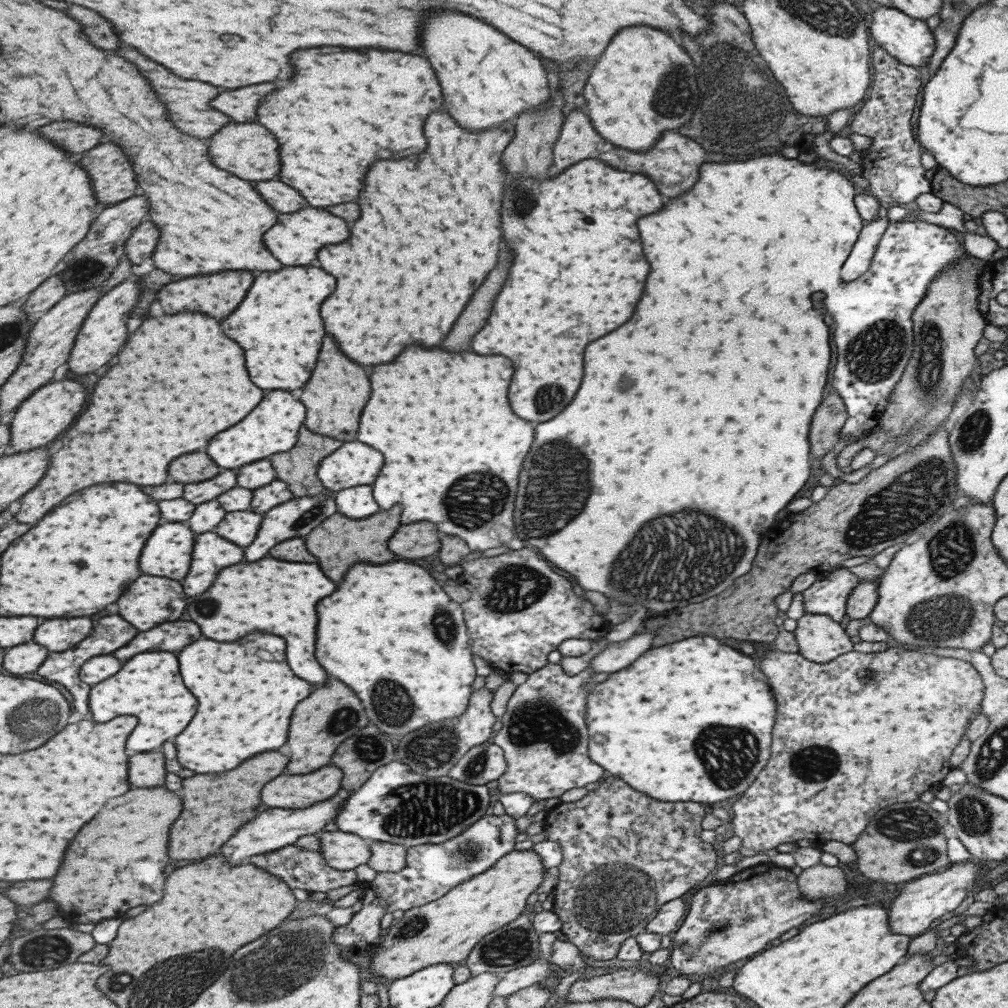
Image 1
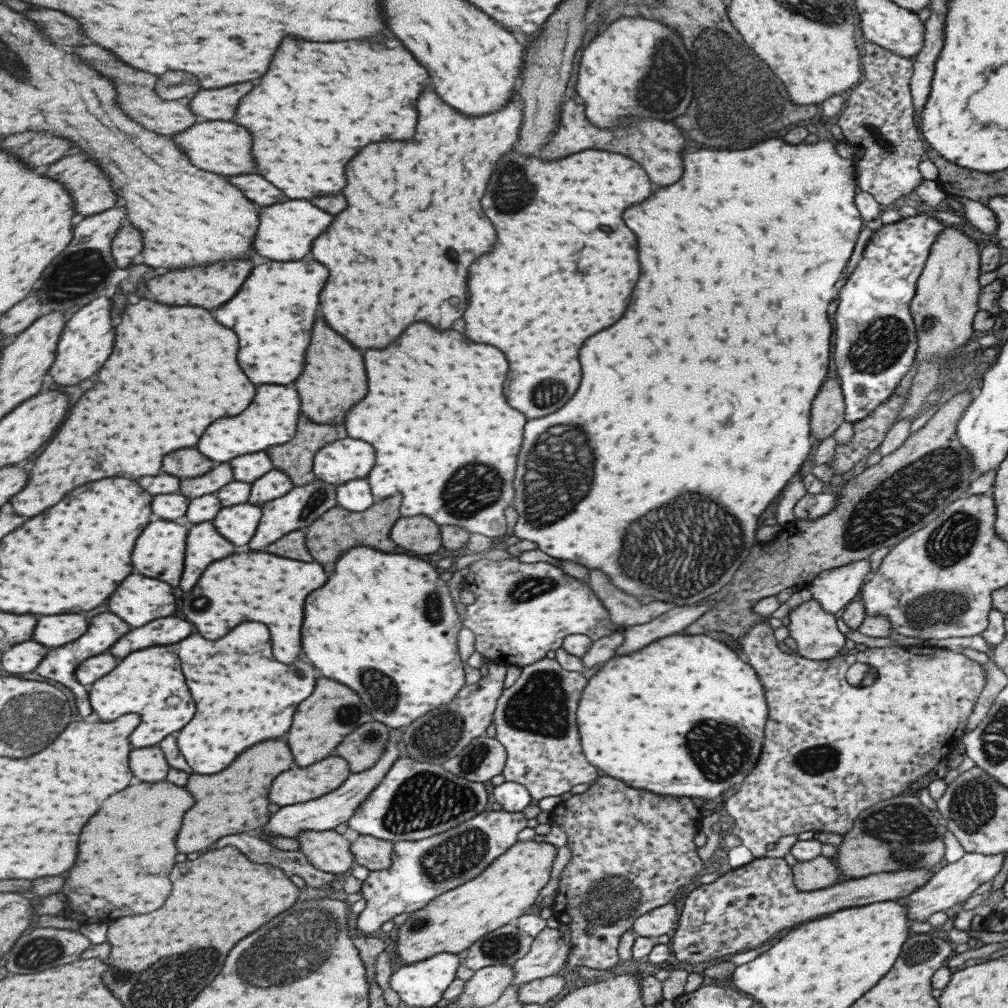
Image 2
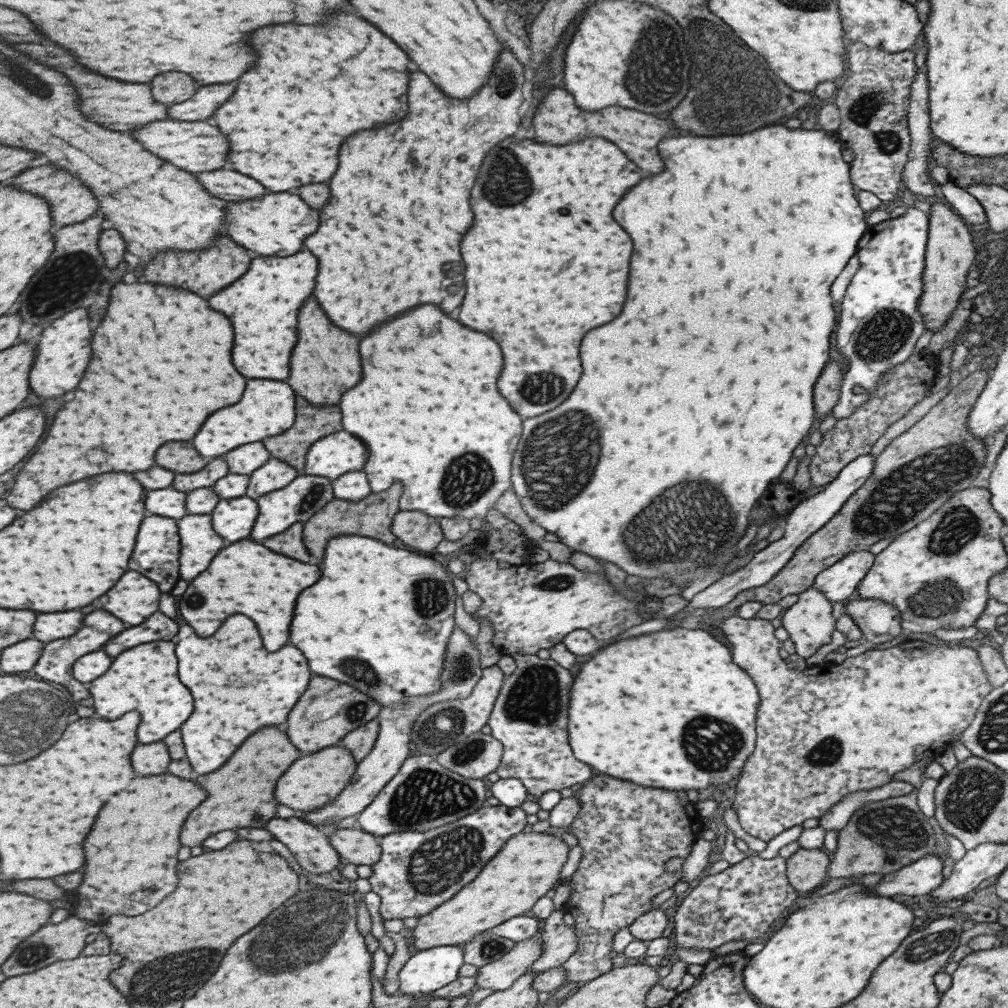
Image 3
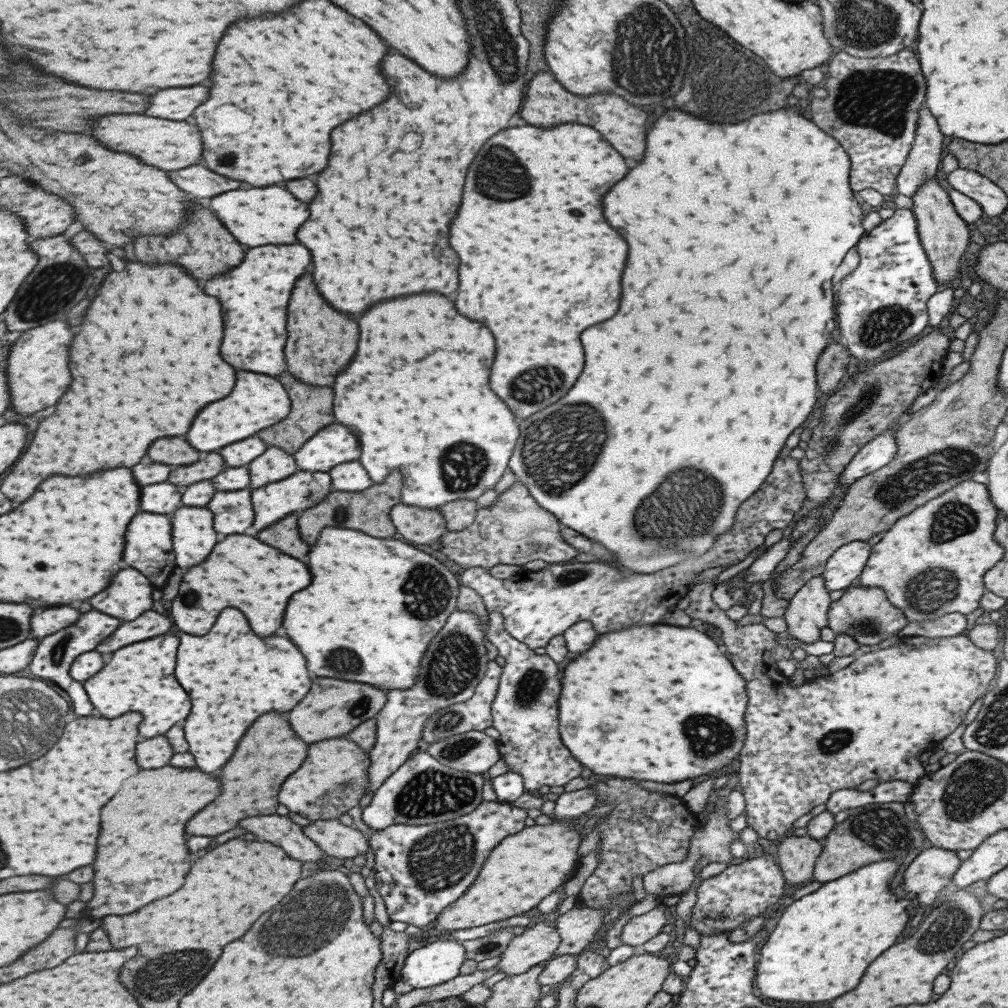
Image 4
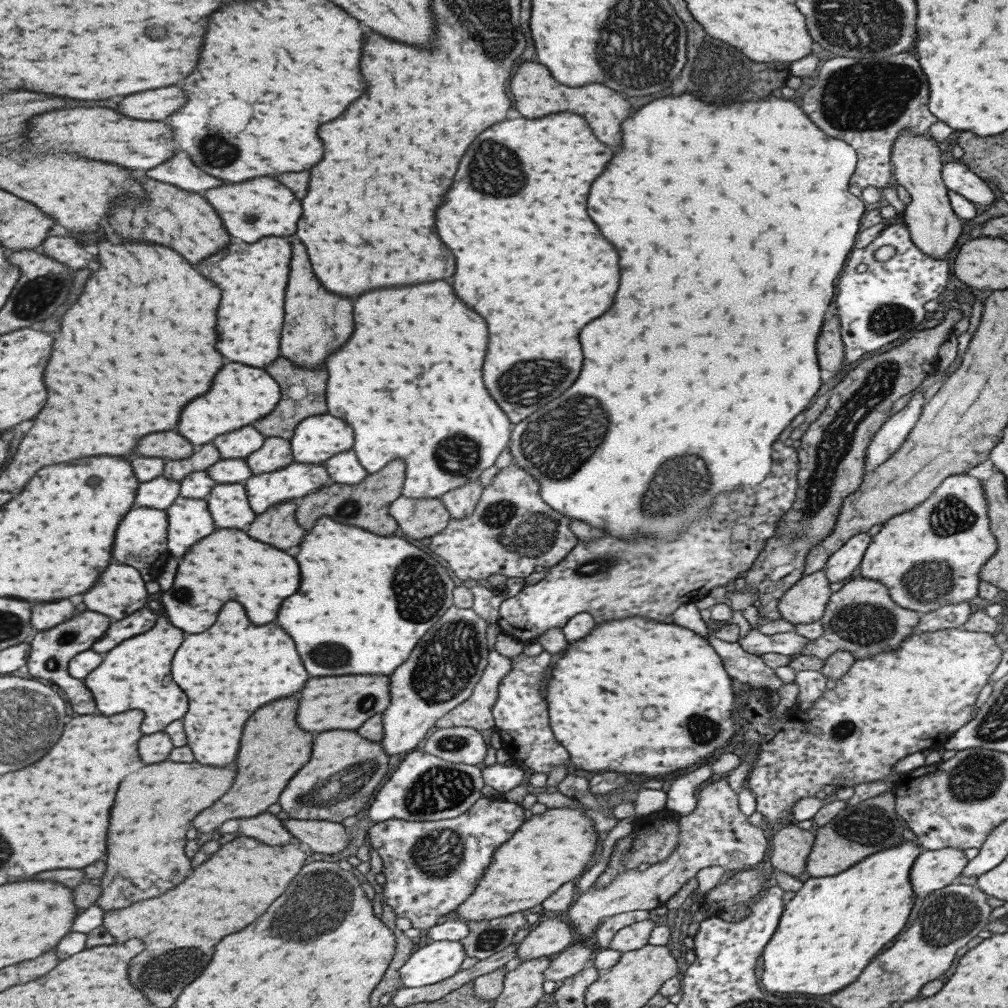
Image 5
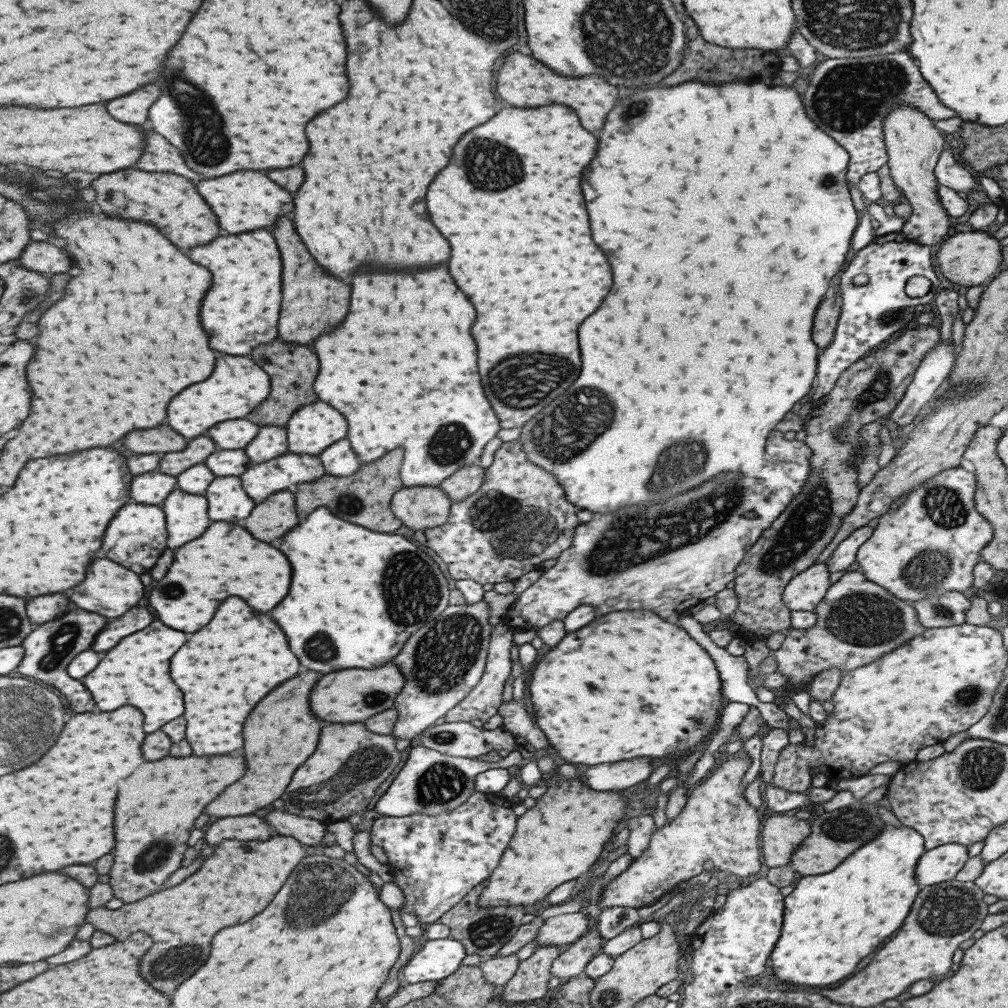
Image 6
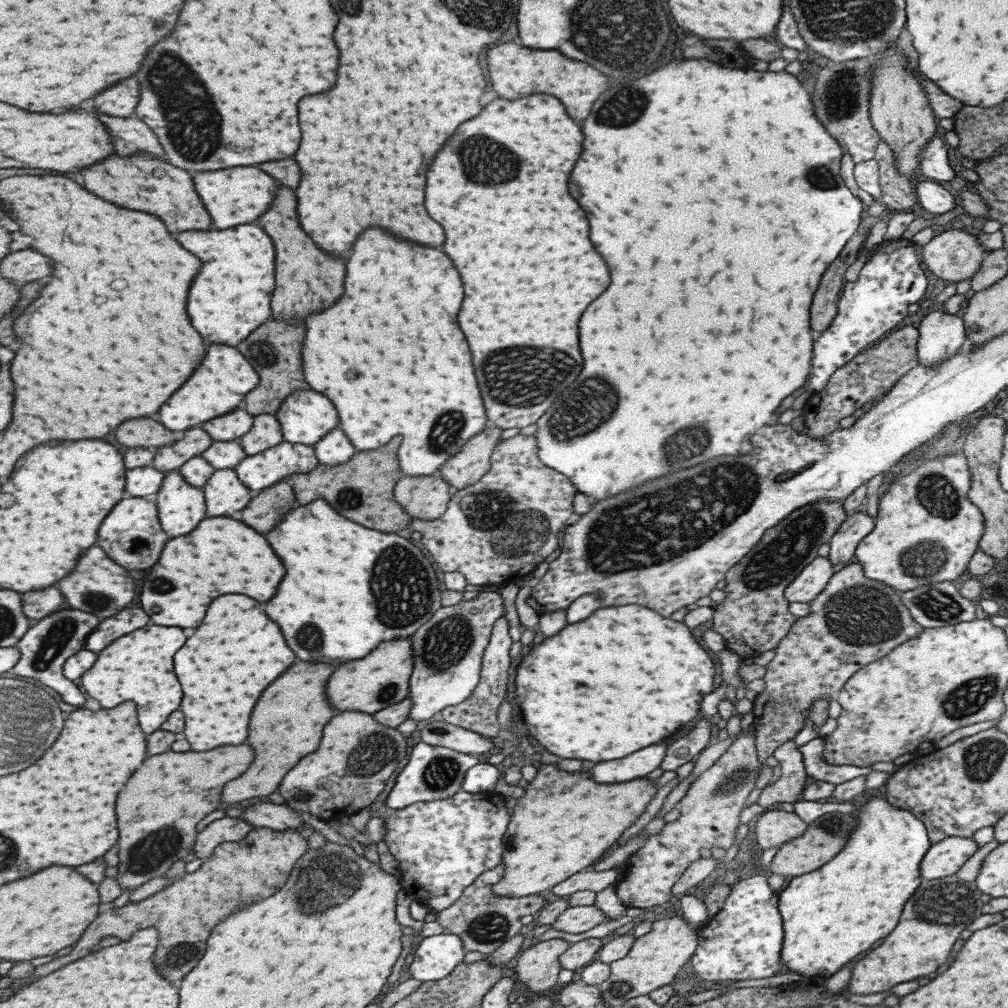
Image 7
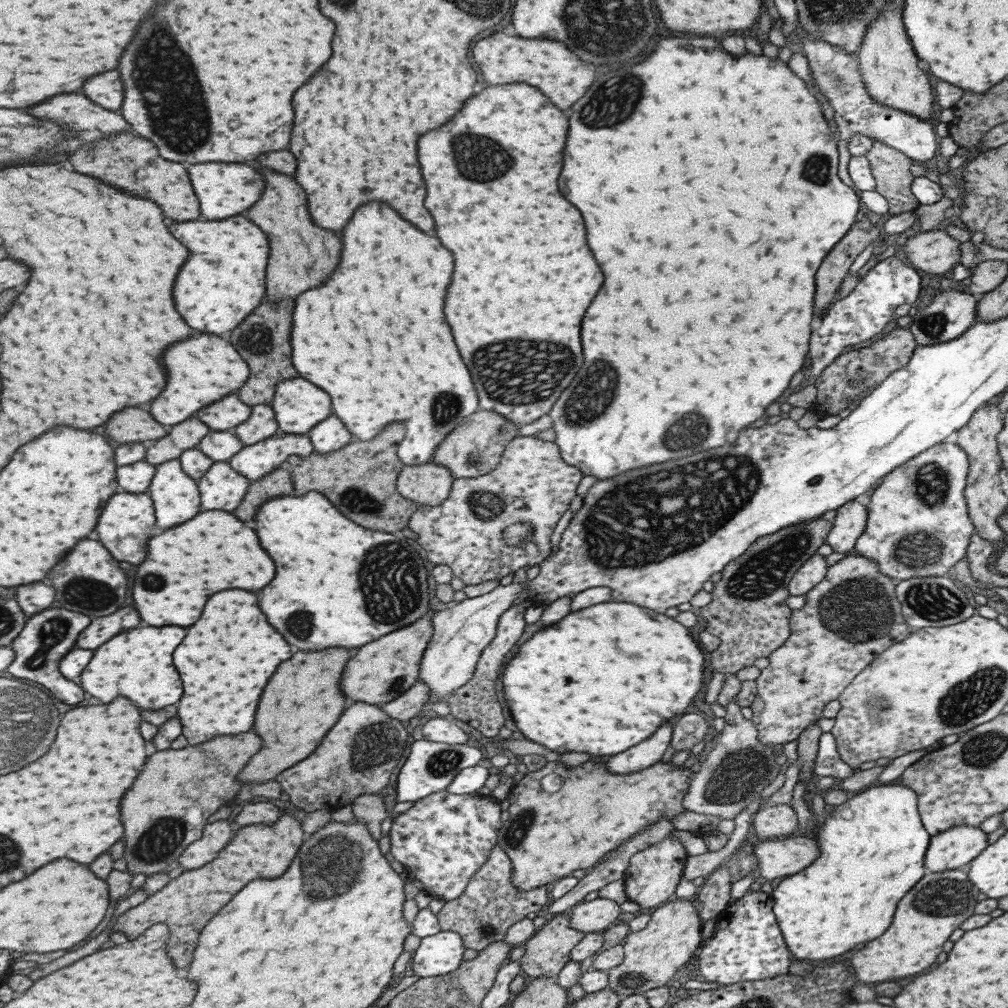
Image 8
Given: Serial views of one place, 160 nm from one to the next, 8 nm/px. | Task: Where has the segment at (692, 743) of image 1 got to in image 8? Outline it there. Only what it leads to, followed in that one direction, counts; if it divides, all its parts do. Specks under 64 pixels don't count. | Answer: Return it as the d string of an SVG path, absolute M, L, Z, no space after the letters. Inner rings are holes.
M601 602L569 612L561 622L535 632L523 642L501 672L501 692L509 716L519 732L557 752L619 754L645 740L655 728L677 714L683 714L703 682L705 656L673 617L649 612L635 604Z

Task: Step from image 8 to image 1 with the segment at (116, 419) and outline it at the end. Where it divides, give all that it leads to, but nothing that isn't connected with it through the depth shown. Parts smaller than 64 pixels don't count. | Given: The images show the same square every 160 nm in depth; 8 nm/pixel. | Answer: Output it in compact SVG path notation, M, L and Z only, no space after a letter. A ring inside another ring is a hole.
M193 452L179 456L177 460L169 462L167 474L175 482L198 483L213 478L219 474L221 468L213 464L203 452Z

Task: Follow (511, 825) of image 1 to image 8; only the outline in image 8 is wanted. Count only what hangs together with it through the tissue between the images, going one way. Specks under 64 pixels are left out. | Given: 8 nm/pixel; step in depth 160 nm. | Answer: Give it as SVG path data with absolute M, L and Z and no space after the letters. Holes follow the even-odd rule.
M446 791L424 796L413 802L413 805L404 813L390 818L388 855L400 862L405 870L413 875L412 880L421 882L422 890L433 898L445 901L457 898L463 892L469 877L487 860L491 847L496 844L496 836L502 825L499 814L501 814L499 802L490 796L453 794Z

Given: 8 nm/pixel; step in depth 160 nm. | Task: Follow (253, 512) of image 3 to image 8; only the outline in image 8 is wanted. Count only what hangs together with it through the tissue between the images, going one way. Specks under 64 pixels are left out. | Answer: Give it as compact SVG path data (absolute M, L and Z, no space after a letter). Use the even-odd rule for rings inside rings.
M212 462L200 479L196 479L201 510L225 510L231 512L239 506L249 483L235 472L227 462Z

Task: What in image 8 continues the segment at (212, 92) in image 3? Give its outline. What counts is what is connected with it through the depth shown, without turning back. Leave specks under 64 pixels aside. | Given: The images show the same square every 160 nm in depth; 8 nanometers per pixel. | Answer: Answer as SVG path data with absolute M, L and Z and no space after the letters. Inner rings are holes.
M109 70L109 72L101 72L97 76L91 76L85 84L83 84L83 94L103 106L105 110L118 112L123 100L123 86L119 80L117 70Z

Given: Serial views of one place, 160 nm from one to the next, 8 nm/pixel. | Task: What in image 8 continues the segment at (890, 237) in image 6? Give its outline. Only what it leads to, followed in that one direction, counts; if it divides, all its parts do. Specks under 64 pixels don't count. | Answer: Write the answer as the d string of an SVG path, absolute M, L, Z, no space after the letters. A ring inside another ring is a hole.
M894 255L887 257L871 267L859 278L856 286L843 299L837 300L821 318L817 330L811 332L809 338L810 374L816 378L821 370L833 362L843 348L869 340L891 320L893 311L901 304L911 306L919 296L921 280L913 267L907 267Z

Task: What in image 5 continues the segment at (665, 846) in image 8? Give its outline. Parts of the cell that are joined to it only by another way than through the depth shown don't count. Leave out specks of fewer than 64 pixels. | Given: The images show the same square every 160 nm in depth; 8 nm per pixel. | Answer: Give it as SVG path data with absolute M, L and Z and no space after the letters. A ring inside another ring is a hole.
M711 780L696 794L695 808L676 820L677 844L667 858L650 864L644 871L629 869L615 875L602 887L589 887L574 903L570 903L567 918L572 931L587 938L608 916L635 909L650 911L665 903L689 878L705 866L722 866L729 870L743 870L760 866L768 842L762 829L752 825L738 807L738 796L726 780Z

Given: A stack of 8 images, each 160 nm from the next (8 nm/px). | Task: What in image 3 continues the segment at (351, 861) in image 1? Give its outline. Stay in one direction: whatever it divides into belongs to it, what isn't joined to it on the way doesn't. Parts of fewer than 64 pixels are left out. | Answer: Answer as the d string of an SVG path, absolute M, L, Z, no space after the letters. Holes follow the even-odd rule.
M273 818L265 822L265 830L279 840L287 850L293 855L300 868L307 870L311 874L323 874L333 870L339 864L339 855L335 848L329 844L326 829L319 831L317 827L297 818Z

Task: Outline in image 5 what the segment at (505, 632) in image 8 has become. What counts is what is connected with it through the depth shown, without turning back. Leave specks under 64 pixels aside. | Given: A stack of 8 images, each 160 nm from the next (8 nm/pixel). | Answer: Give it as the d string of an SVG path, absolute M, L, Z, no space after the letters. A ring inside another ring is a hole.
M494 649L488 652L486 666L472 694L438 719L435 728L469 727L478 731L493 728L492 709L501 679L511 669L510 660Z

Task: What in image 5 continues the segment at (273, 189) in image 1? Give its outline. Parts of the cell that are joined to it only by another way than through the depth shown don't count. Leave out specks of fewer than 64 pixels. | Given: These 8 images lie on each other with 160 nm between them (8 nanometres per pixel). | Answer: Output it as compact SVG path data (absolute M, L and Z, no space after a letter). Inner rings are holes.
M179 150L175 151L170 159L165 160L164 163L157 165L155 168L143 172L143 174L157 182L178 186L183 190L188 190L187 192L191 190L191 192L197 194L201 194L207 188L215 188L217 184L219 186L223 184L221 180L215 180L213 176L201 172L190 161L186 152Z

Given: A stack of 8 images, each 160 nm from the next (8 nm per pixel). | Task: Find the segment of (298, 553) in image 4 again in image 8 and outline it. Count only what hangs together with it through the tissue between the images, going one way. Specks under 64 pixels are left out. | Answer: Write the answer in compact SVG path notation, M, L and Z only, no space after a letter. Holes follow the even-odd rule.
M279 466L261 476L260 479L252 480L249 488L243 495L241 504L233 510L233 514L239 520L251 520L257 506L273 496L293 496L292 478L284 466Z

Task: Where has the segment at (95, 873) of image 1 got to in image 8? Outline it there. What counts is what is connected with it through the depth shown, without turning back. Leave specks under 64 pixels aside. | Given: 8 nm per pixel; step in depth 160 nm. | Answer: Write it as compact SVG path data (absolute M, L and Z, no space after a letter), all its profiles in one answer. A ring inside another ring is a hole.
M249 730L241 736L217 736L213 740L207 740L199 746L185 746L181 750L161 750L151 754L139 776L135 778L135 792L133 786L123 794L121 798L121 824L125 830L125 858L128 873L132 876L136 873L149 876L163 871L175 858L185 850L187 844L197 840L201 836L203 826L207 824L207 816L213 814L217 808L221 808L221 798L227 802L237 794L239 782L235 776L245 766L245 760L249 760L261 746L259 736Z

